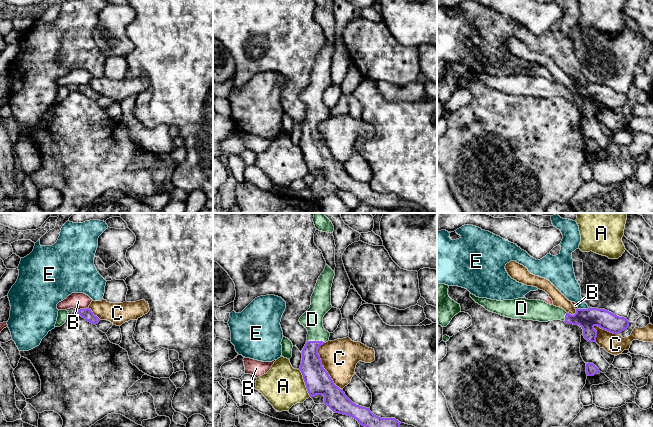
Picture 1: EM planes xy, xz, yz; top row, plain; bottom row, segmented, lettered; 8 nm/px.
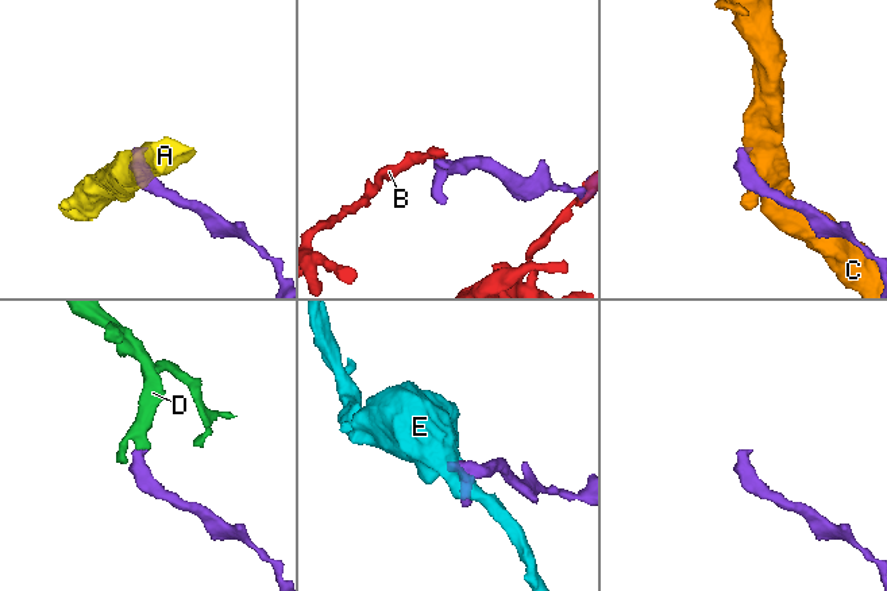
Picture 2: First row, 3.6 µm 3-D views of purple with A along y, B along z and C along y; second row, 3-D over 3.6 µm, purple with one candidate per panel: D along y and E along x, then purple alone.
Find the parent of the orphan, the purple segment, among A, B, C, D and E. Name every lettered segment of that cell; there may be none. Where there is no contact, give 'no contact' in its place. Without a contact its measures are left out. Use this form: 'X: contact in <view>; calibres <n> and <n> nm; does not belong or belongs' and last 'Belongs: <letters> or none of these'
A: contact in xz; calibres 200 and 340 nm; does not belong
B: contact in xy; calibres 90 and 130 nm; does not belong
C: contact in xz; calibres 200 and 300 nm; does not belong
D: contact in xz; calibres 180 and 170 nm; belongs
E: contact in yz; calibres 160 and 170 nm; does not belong
Belongs: D

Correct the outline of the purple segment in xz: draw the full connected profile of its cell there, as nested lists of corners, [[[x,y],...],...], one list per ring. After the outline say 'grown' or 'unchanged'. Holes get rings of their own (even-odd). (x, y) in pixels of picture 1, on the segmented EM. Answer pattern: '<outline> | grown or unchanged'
[[[326,264],[319,276],[311,296],[310,308],[300,317],[299,322],[307,331],[307,342],[302,350],[299,370],[310,397],[324,396],[324,404],[333,412],[350,416],[365,427],[400,427],[401,422],[395,418],[381,418],[374,415],[369,408],[353,403],[337,387],[324,369],[318,354],[318,348],[329,341],[330,333],[323,327],[323,317],[332,308],[331,287],[335,273]]] | grown

